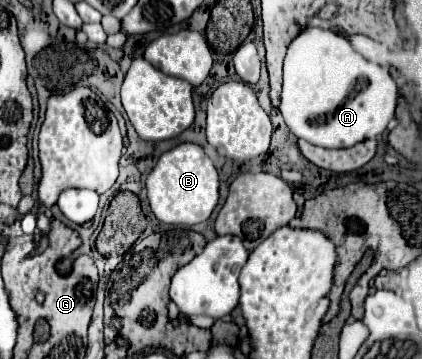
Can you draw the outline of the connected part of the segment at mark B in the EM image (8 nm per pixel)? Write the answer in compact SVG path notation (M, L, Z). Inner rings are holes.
M183 142L159 156L155 168L147 176L147 200L159 222L187 226L205 222L219 200L219 174L199 144Z

